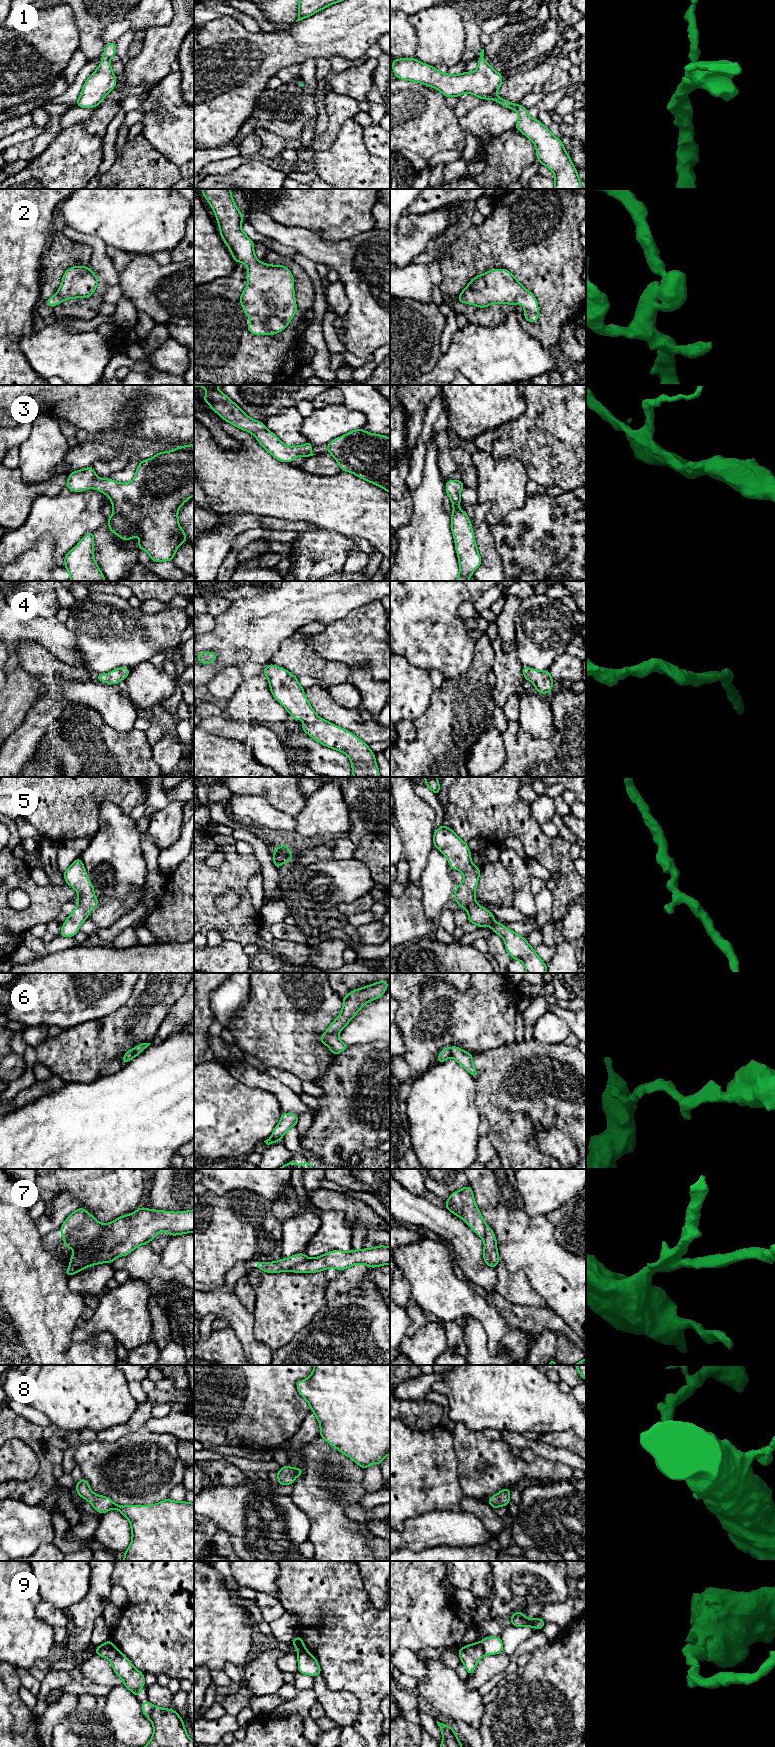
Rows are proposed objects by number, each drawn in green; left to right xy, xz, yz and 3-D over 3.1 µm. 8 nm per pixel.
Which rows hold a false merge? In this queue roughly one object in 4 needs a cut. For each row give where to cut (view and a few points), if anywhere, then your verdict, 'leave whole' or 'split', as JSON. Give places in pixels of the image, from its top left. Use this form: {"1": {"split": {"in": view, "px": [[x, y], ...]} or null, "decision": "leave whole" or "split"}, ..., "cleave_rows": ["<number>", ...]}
{"1": {"split": null, "decision": "leave whole"}, "2": {"split": null, "decision": "leave whole"}, "3": {"split": null, "decision": "leave whole"}, "4": {"split": null, "decision": "leave whole"}, "5": {"split": null, "decision": "leave whole"}, "6": {"split": null, "decision": "leave whole"}, "7": {"split": {"in": "xy", "px": [[106, 1224], [96, 1236], [77, 1248]]}, "decision": "split"}, "8": {"split": null, "decision": "leave whole"}, "9": {"split": {"in": "yz", "px": [[479, 1642], [485, 1653]]}, "decision": "split"}, "cleave_rows": ["7", "9"]}

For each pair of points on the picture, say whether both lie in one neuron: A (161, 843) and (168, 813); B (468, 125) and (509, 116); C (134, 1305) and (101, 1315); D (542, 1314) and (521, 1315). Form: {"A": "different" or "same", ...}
{"A": "same", "B": "same", "C": "same", "D": "same"}

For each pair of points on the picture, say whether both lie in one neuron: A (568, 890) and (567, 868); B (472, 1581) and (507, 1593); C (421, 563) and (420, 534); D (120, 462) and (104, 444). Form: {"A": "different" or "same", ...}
{"A": "same", "B": "different", "C": "same", "D": "different"}

